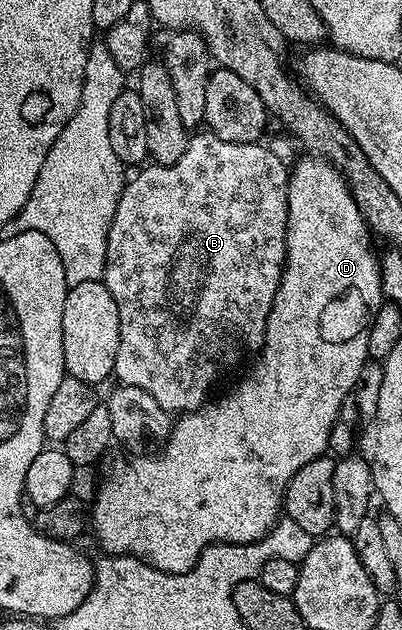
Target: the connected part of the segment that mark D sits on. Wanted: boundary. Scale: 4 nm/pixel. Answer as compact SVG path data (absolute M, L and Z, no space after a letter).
M303 157L290 168L287 181L287 263L283 266L283 276L277 289L277 297L273 301L273 309L269 313L269 321L265 329L263 345L254 360L255 368L236 385L235 391L223 395L220 399L212 398L204 402L196 411L180 414L166 436L163 448L156 455L135 455L132 459L115 459L111 468L103 475L99 483L99 492L95 495L95 504L89 507L89 527L95 530L95 539L108 555L132 555L134 559L143 559L158 571L170 575L180 575L192 571L195 562L201 557L205 548L215 543L255 543L271 532L271 528L279 522L285 507L285 496L289 481L301 469L301 465L309 465L309 461L318 459L328 450L327 442L333 429L333 421L339 411L344 410L349 396L357 385L357 377L361 377L361 369L369 361L367 346L369 345L369 329L377 317L380 307L385 302L383 294L383 272L380 260L375 259L375 251L371 248L372 232L357 201L351 192L347 179L327 159L322 157Z

